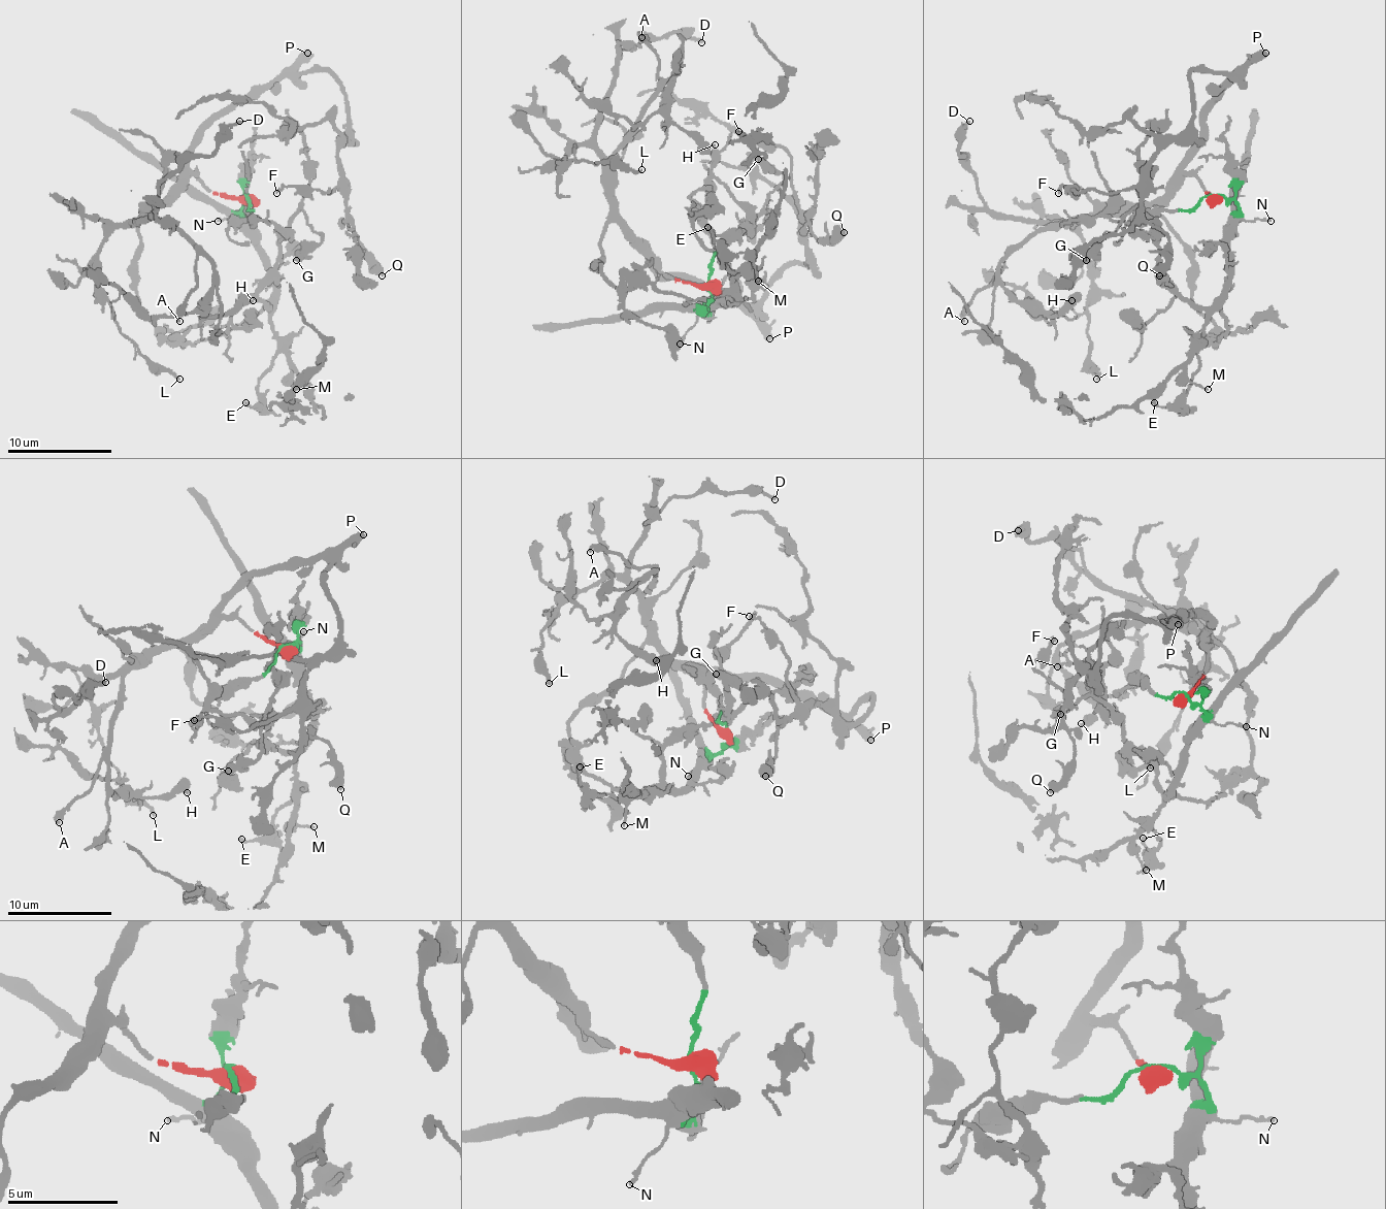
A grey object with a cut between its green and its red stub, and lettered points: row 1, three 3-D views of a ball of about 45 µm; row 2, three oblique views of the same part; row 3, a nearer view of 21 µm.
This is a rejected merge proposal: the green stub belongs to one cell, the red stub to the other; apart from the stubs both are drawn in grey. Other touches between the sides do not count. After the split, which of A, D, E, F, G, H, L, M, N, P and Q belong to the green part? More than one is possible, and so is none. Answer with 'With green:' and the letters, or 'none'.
With green: E, G, M, N

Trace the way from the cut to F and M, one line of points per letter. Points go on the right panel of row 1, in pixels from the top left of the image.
F: (1213, 195), (1182, 168), (1229, 77), (1211, 72), (1192, 72), (1192, 122), (1137, 182), (1059, 192)
M: (1213, 195), (1231, 200), (1240, 221), (1229, 242), (1224, 302), (1187, 365), (1187, 378), (1208, 389)

